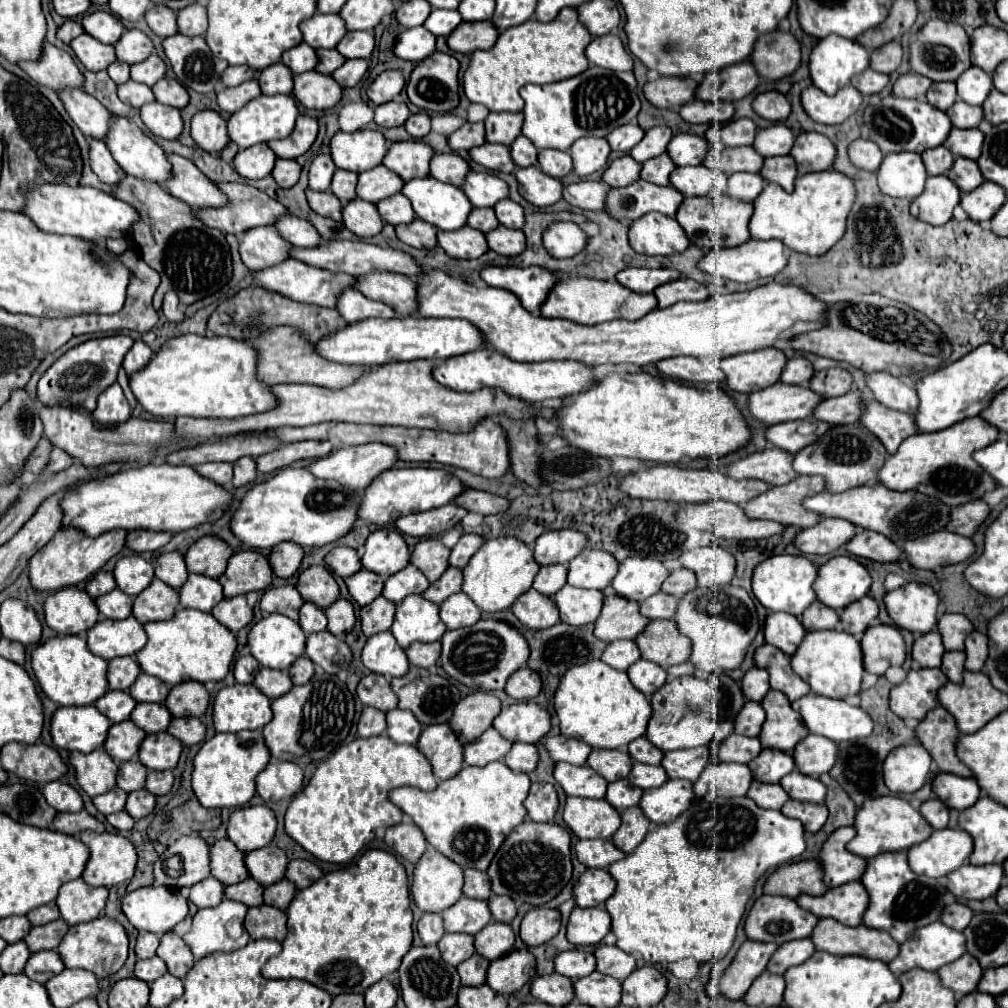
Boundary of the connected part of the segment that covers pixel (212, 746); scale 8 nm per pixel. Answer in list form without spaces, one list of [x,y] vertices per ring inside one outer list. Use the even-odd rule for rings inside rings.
[[[242,730],[238,734],[214,734],[210,740],[202,744],[198,754],[194,756],[194,770],[192,770],[192,790],[198,798],[198,802],[204,808],[238,808],[246,806],[250,798],[256,794],[254,778],[266,768],[270,762],[270,754],[266,752],[266,744],[260,730]]]

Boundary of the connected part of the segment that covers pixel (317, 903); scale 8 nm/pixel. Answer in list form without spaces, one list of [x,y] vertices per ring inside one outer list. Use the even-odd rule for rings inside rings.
[[[364,850],[358,860],[348,864],[342,870],[324,874],[318,882],[312,882],[308,888],[298,890],[288,914],[288,934],[282,942],[282,952],[270,958],[262,966],[264,978],[300,978],[306,980],[330,996],[344,992],[360,994],[366,986],[376,984],[384,976],[398,970],[404,954],[412,946],[412,910],[408,894],[408,876],[404,866],[396,860],[394,854],[386,850]]]

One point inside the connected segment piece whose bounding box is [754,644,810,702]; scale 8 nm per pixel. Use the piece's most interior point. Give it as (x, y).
(782, 678)

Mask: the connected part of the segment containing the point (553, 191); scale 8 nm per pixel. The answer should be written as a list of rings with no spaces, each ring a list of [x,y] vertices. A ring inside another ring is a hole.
[[[538,166],[520,168],[516,172],[520,194],[534,206],[544,208],[562,198],[562,182],[544,174]]]

